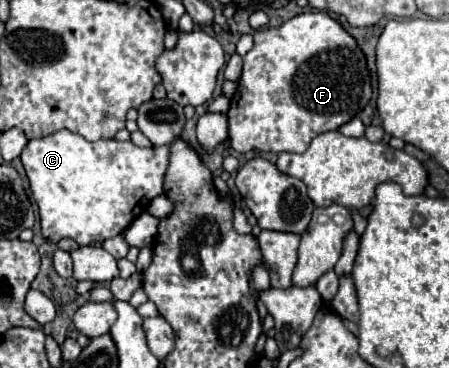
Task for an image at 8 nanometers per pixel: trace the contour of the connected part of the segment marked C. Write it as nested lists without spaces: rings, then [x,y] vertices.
[[[62,129],[40,139],[30,139],[20,159],[40,211],[44,239],[50,243],[58,243],[60,239],[74,239],[78,245],[92,245],[120,235],[140,213],[148,209],[154,197],[162,195],[164,173],[168,167],[168,147],[164,145],[144,149],[136,147],[132,141],[114,139],[98,139],[90,143],[84,137]]]

